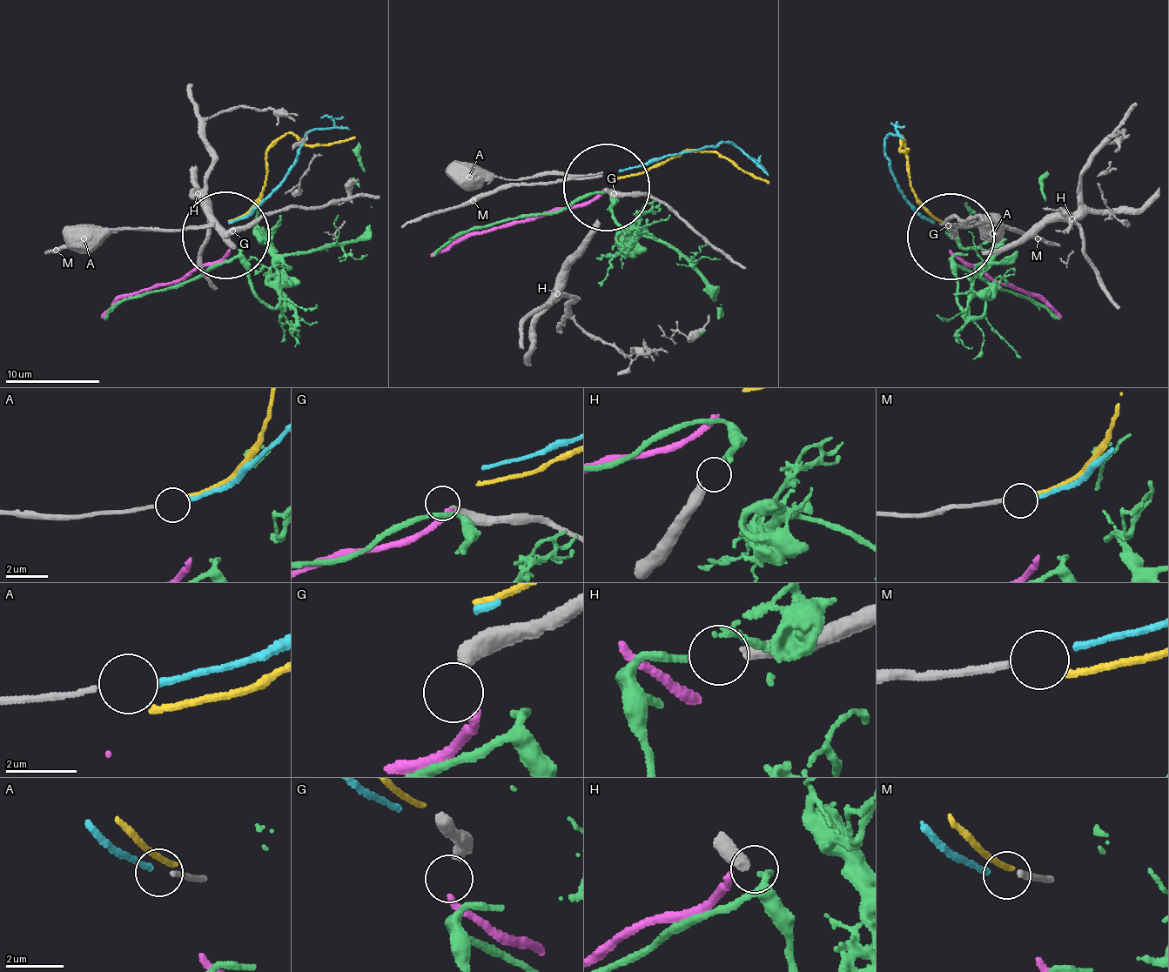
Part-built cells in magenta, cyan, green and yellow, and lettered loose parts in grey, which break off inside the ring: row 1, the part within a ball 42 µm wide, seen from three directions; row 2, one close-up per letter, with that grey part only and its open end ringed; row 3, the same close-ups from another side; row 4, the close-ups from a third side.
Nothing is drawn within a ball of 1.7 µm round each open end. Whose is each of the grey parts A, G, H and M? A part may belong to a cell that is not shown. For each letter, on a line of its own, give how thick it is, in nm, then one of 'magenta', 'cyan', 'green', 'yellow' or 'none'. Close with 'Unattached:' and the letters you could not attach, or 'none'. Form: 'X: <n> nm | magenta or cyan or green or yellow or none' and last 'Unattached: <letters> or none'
A: 130 nm | cyan
G: 440 nm | magenta
H: 400 nm | none
M: 220 nm | none
Unattached: H, M

